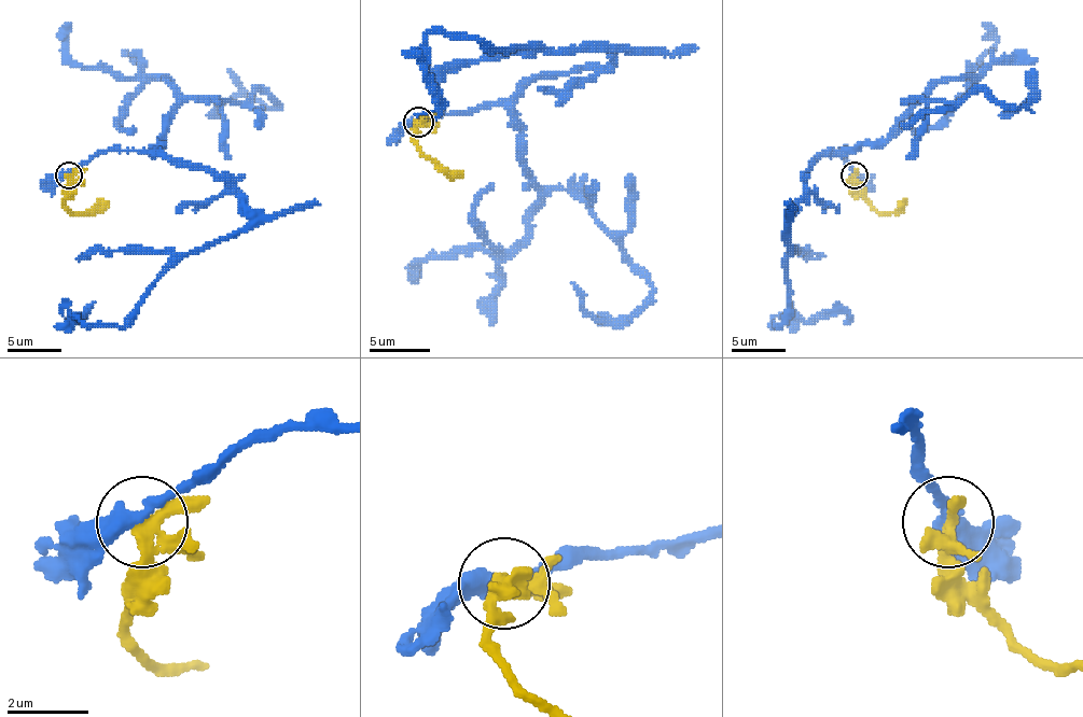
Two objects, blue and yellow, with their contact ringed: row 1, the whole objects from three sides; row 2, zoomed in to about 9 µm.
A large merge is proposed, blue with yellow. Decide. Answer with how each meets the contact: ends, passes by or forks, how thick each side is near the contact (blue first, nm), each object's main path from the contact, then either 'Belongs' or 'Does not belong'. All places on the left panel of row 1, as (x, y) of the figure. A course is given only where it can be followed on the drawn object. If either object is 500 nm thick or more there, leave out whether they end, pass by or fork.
At the ring blue passes by. At the ring yellow forks. Thickness 340 nm (blue) against 240 nm. Course of blue: (68, 174), (108, 150), (149, 150), (211, 169), (249, 218), (184, 253), (122, 326), (65, 318). Course of yellow: (68, 174), (65, 207), (70, 212), (89, 212), (108, 201). Does not belong

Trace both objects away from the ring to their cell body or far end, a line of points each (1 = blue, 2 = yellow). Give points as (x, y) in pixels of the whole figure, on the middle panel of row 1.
1: (417, 123), (508, 102), (541, 74), (605, 69), (620, 47), (486, 47), (427, 36), (435, 114), (414, 114)
2: (417, 123), (414, 144), (442, 165), (462, 174)

